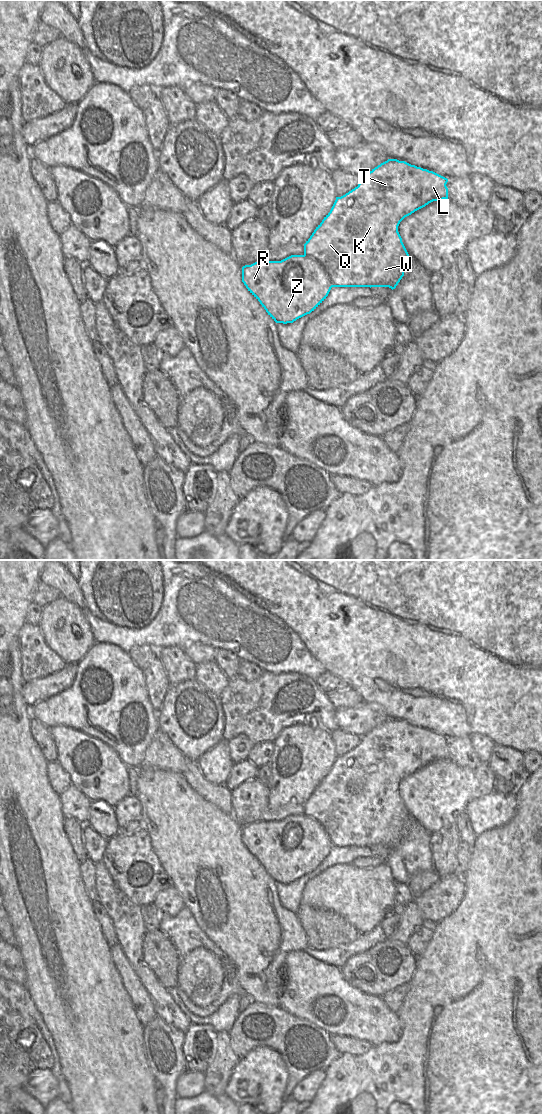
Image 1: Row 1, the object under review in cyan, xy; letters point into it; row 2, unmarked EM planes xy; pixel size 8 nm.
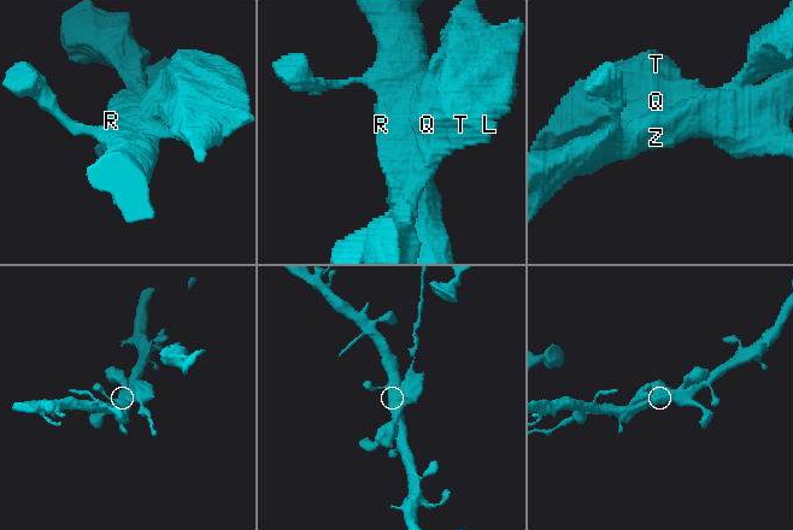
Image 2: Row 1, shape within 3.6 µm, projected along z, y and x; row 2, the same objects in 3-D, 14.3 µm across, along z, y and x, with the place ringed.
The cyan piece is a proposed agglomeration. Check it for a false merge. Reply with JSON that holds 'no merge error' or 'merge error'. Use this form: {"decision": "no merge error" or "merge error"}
{"decision": "merge error"}

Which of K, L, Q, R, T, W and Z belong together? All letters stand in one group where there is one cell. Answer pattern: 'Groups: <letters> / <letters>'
Groups: K L Q T W / R Z

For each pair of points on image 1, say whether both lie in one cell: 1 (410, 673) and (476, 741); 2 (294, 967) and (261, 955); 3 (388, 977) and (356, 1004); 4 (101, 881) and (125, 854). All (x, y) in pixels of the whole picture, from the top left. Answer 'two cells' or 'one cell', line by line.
1: two cells
2: two cells
3: two cells
4: two cells

